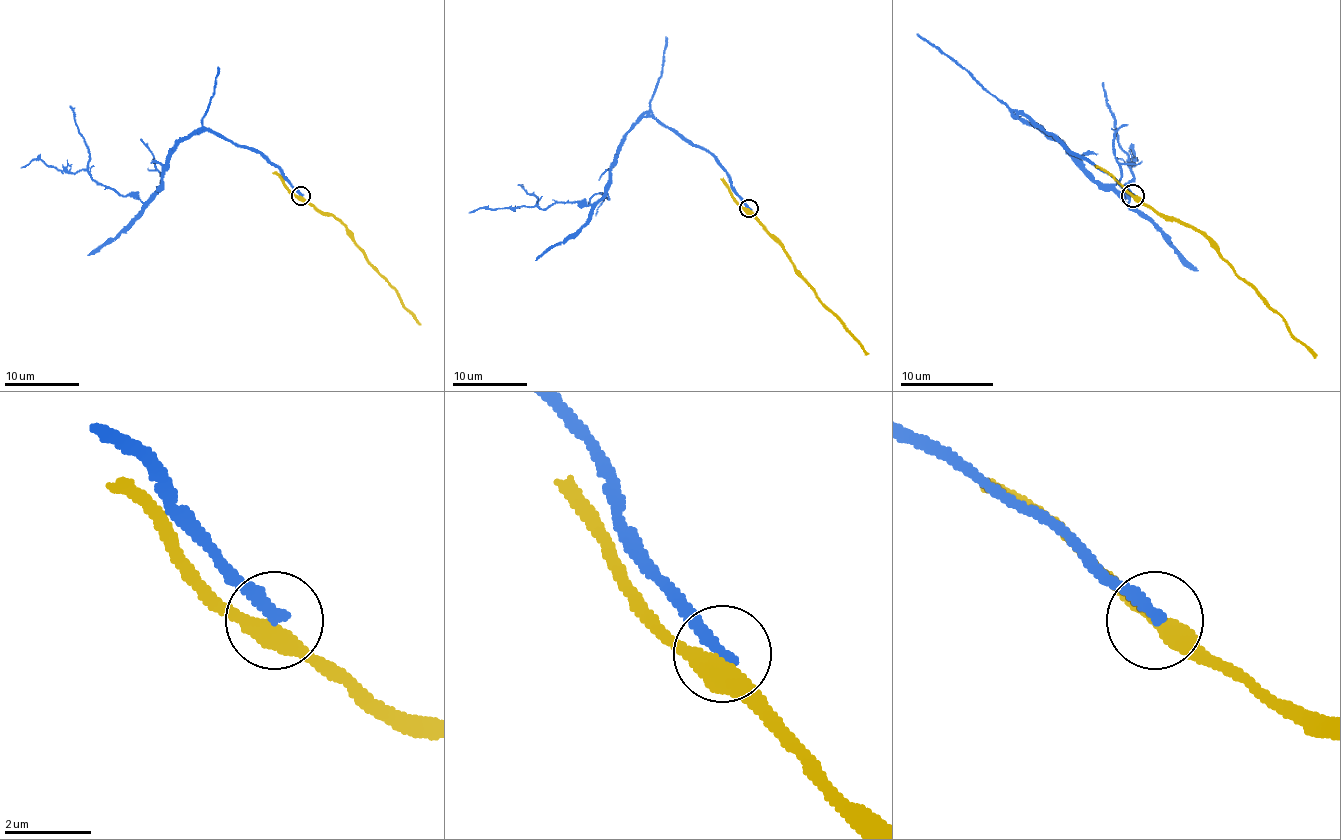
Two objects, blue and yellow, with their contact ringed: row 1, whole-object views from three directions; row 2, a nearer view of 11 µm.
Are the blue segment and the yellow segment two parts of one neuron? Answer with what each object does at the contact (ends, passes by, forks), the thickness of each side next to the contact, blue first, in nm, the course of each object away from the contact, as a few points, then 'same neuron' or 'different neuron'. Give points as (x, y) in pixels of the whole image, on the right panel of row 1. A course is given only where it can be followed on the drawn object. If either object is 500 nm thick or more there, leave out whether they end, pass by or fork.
blue ends there; yellow passes by; 280 nm thick on the blue side, 400 nm on the other; blue runs (1133, 195), (1019, 113), (1051, 137), (1096, 181), (1112, 186), (1126, 204), (1126, 186), (1133, 174), (1103, 83); yellow runs (1133, 197), (1140, 197), (1203, 235), (1315, 358); different neuron

